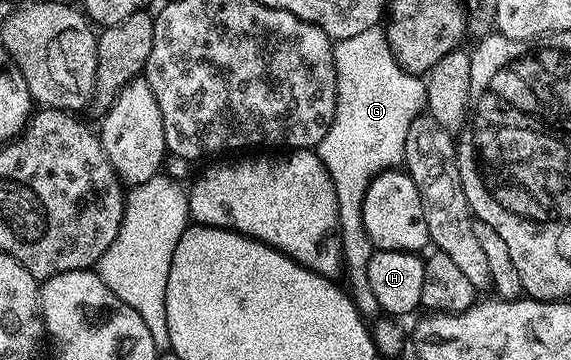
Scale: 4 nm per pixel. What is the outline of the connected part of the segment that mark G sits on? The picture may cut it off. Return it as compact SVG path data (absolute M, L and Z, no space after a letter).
M381 25L366 29L356 37L336 40L333 44L333 60L337 78L335 117L327 129L327 137L323 137L323 141L315 150L335 185L335 197L339 201L341 257L344 278L349 278L349 297L362 319L372 321L376 315L382 314L382 310L379 301L375 299L374 290L371 289L370 278L367 277L367 265L370 264L375 248L371 237L367 237L367 229L363 225L363 197L376 175L380 175L382 171L400 168L404 164L407 129L413 118L422 114L425 107L425 85L414 72L405 71L397 64L389 48L385 28Z

